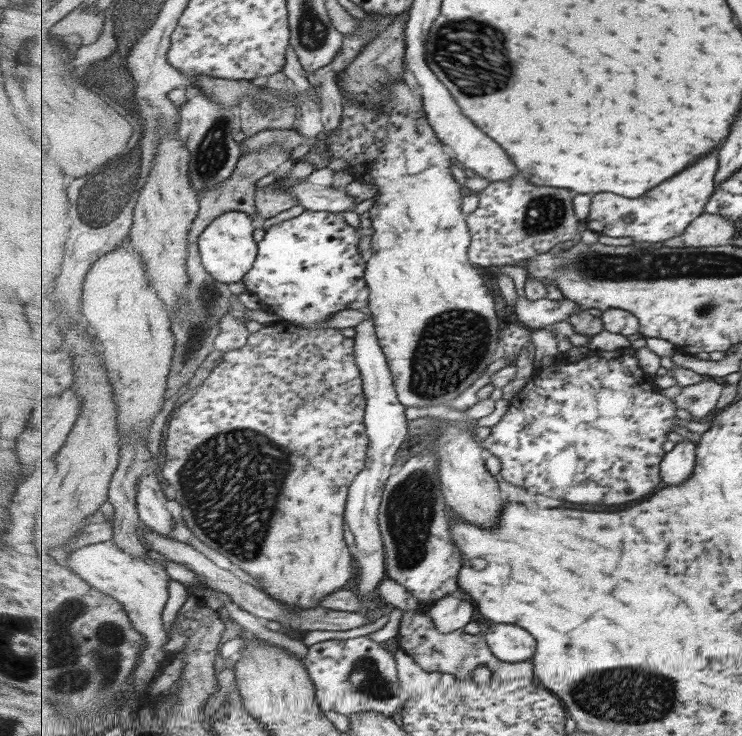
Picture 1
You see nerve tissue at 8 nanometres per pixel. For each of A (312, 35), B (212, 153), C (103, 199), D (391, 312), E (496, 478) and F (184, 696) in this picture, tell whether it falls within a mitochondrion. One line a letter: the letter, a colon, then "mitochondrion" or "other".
A: mitochondrion
B: mitochondrion
C: mitochondrion
D: other
E: other
F: other

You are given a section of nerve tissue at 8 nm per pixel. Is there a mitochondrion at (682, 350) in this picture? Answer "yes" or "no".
no

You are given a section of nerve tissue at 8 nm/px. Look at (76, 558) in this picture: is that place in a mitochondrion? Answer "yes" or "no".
no

